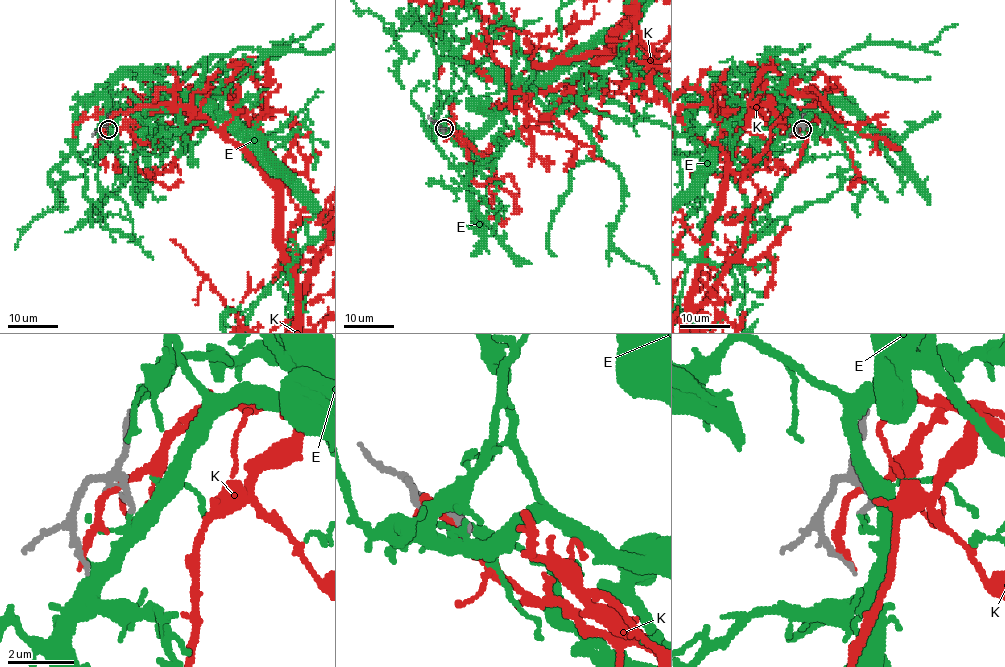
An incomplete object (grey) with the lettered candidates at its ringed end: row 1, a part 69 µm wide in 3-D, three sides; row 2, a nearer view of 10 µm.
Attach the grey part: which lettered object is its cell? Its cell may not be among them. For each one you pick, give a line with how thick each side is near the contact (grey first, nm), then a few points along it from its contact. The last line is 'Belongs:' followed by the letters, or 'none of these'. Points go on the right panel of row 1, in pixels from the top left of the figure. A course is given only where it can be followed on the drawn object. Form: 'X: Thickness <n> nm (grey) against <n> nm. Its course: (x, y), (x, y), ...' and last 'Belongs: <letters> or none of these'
E: Thickness 180 nm (grey) against 140 nm
Belongs: E

